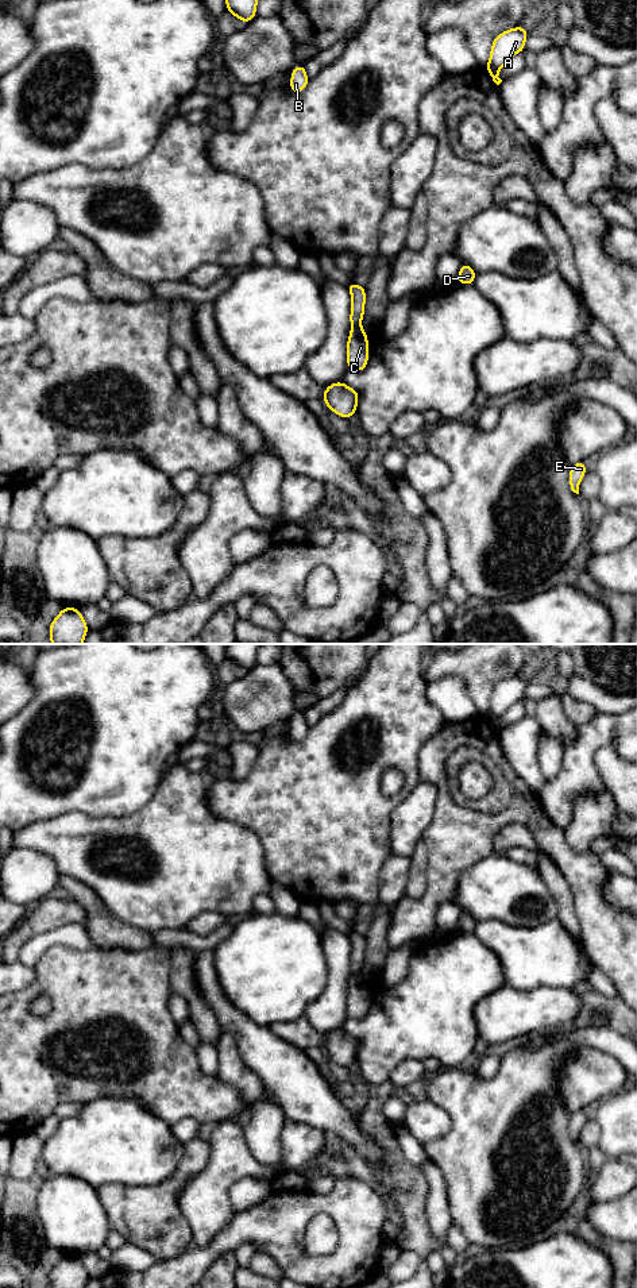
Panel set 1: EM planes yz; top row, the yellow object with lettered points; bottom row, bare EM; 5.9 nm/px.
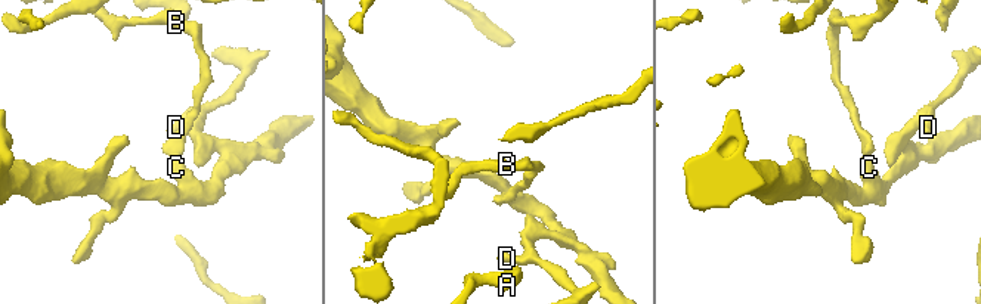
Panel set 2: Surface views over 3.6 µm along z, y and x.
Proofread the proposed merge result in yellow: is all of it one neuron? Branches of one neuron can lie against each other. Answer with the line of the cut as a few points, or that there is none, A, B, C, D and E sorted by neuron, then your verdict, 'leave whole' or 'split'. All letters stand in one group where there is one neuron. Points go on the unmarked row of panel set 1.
cut yz (351, 972), (359, 975); groups A B D E / C; split

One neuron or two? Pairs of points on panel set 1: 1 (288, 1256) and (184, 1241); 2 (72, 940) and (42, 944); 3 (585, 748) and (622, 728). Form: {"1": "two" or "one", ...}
{"1": "two", "2": "one", "3": "one"}

